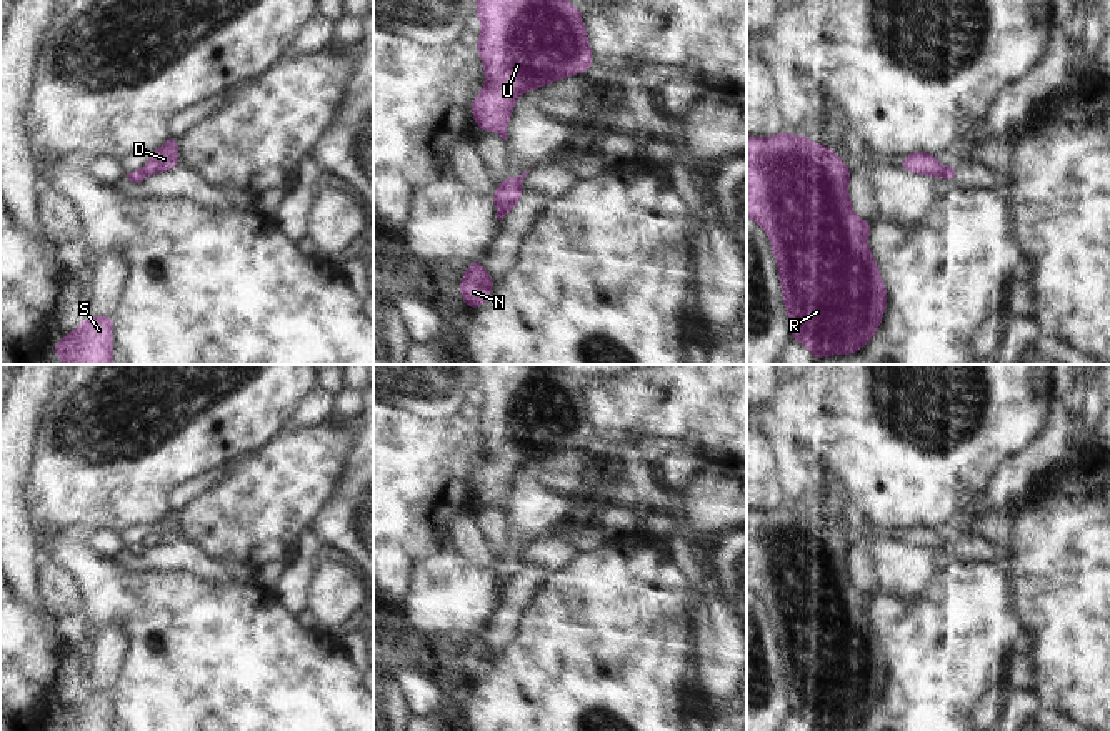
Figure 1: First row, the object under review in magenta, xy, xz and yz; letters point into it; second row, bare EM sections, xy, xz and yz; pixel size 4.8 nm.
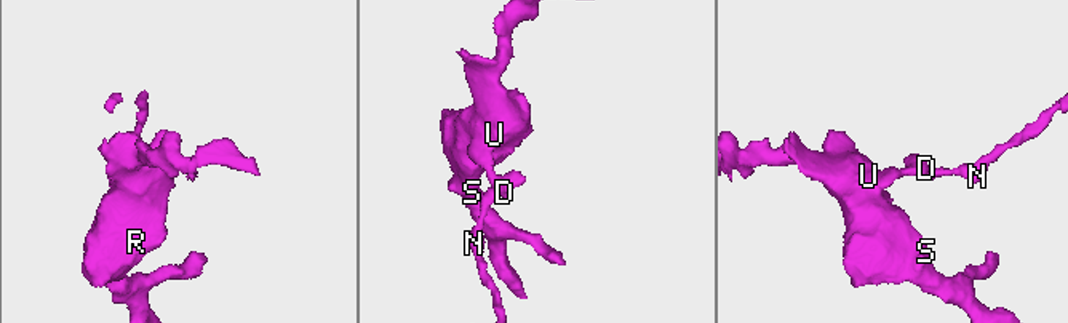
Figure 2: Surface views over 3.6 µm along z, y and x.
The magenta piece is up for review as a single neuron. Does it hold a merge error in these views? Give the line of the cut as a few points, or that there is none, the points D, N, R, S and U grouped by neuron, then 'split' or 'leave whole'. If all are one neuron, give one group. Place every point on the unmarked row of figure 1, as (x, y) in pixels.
cut in yz along (947, 542), (934, 550); D R S U / N; split

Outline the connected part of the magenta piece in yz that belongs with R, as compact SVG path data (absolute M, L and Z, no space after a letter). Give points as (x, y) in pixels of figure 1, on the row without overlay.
M780 505L775 510L747 510L747 589L770 611L788 686L788 704L815 731L862 723L877 706L887 681L887 661L867 618L873 594L862 594L848 571L852 548L832 521L812 516L808 508Z

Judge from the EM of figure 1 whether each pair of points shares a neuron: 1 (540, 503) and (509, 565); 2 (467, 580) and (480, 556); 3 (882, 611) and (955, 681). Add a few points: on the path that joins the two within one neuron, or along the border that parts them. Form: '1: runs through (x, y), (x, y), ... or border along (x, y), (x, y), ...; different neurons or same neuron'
1: runs through (527, 518), (512, 550); same neuron
2: border along (450, 545), (465, 560), (492, 568); different neurons
3: runs through (900, 626), (937, 663); same neuron

